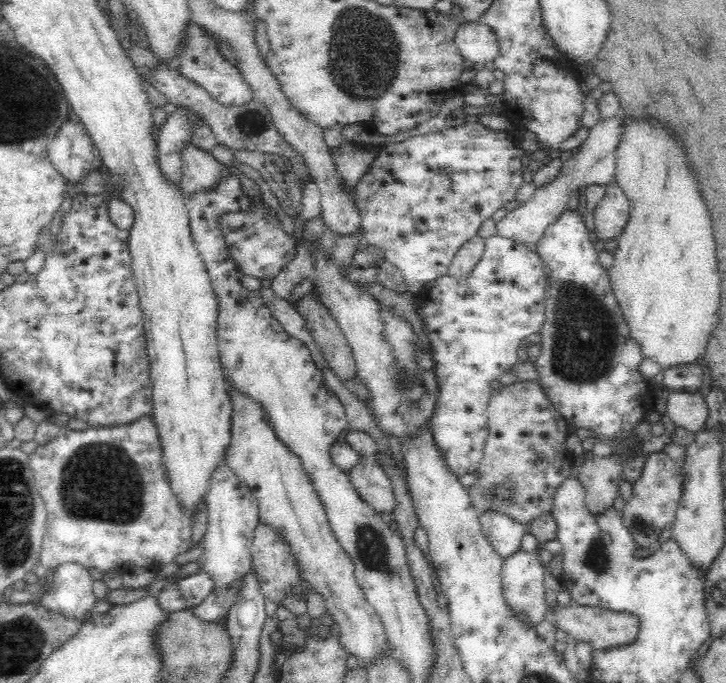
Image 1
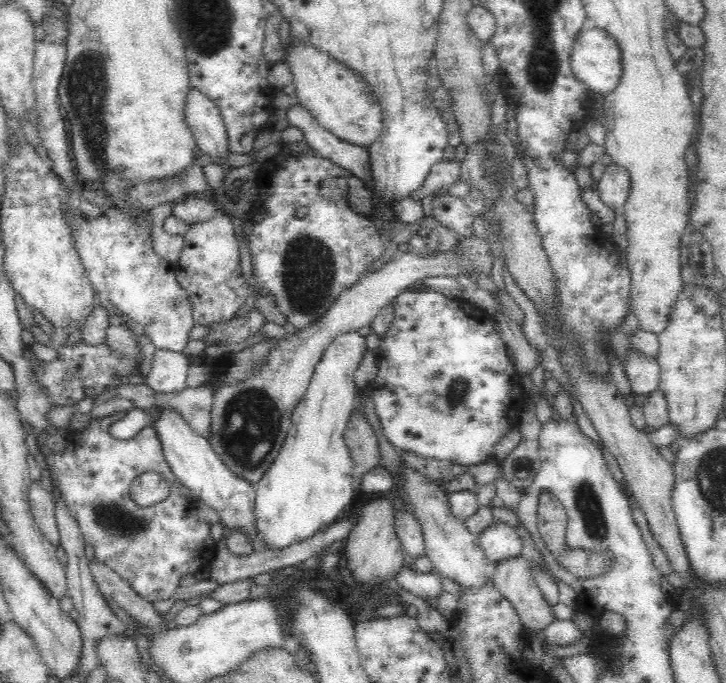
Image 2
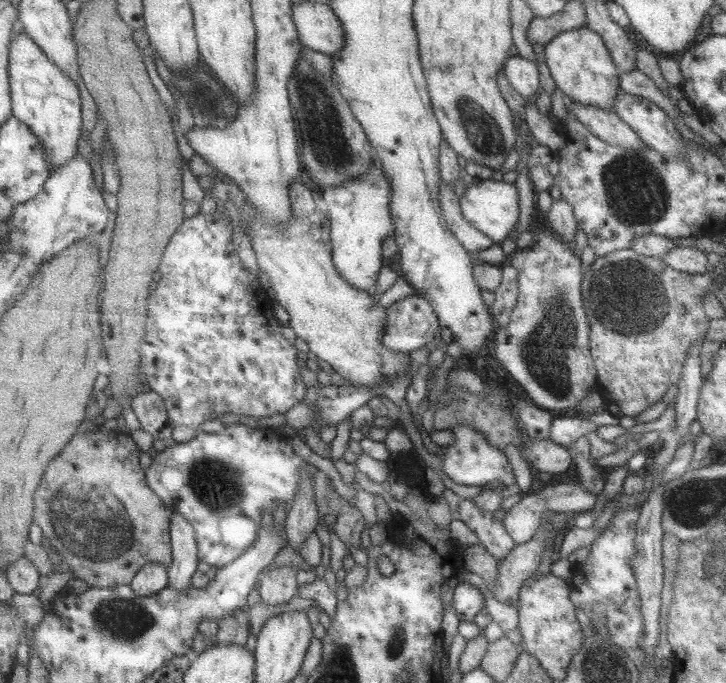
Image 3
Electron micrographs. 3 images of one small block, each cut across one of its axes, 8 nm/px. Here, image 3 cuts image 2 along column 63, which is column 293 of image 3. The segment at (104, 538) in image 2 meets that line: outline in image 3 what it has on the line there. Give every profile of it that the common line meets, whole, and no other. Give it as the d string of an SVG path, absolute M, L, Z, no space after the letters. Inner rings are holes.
M231 419L222 432L199 431L193 439L166 446L163 451L152 454L152 457L152 465L146 470L150 487L162 496L165 504L172 508L173 512L177 514L181 512L181 516L185 516L193 524L199 547L199 560L209 566L221 568L245 554L255 544L256 539L259 539L263 512L268 510L270 513L275 512L277 503L281 500L285 502L286 510L291 510L295 499L298 498L299 487L303 486L303 472L316 474L313 481L315 481L315 497L319 503L319 516L329 514L331 511L337 512L333 531L347 546L346 553L351 554L351 546L361 549L361 534L368 524L363 518L363 512L339 496L335 488L331 488L329 476L307 463L303 456L299 456L299 453L295 452L295 446L287 442L287 434L277 431L275 427L260 425L255 429L237 419Z

